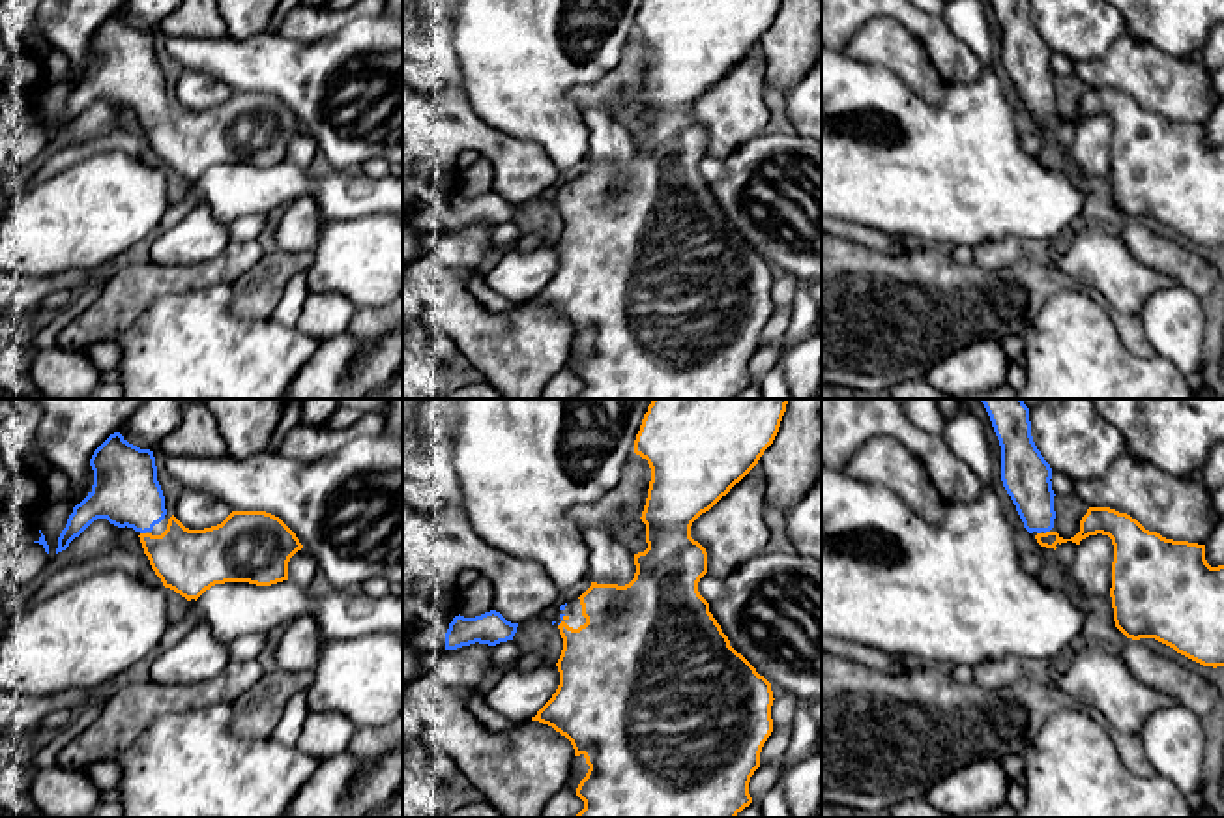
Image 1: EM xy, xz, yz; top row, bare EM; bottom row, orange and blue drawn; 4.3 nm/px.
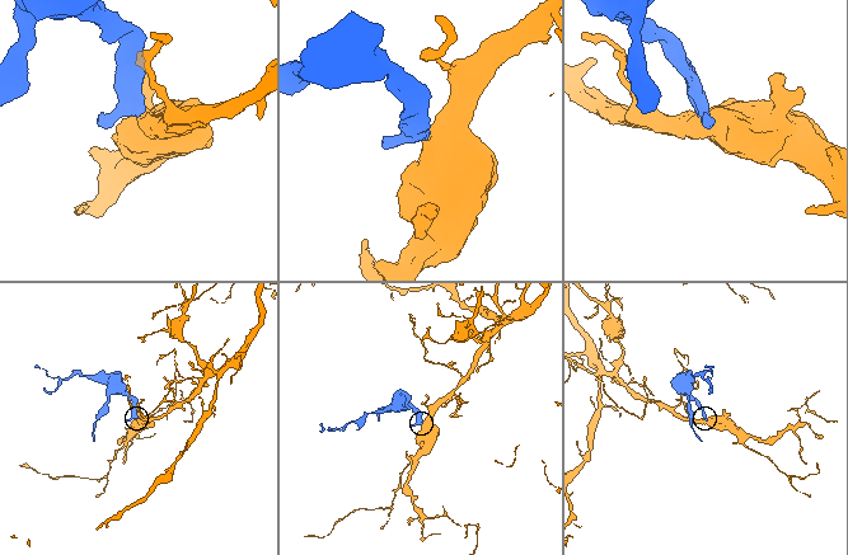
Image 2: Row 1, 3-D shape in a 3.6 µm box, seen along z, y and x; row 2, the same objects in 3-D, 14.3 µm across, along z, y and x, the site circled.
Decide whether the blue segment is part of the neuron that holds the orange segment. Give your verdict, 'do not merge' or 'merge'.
merge

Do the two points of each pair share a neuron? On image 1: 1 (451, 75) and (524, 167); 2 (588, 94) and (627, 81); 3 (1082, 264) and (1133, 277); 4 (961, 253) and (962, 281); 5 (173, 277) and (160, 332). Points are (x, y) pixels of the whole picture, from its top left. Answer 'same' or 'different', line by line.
1: different
2: same
3: same
4: different
5: different

